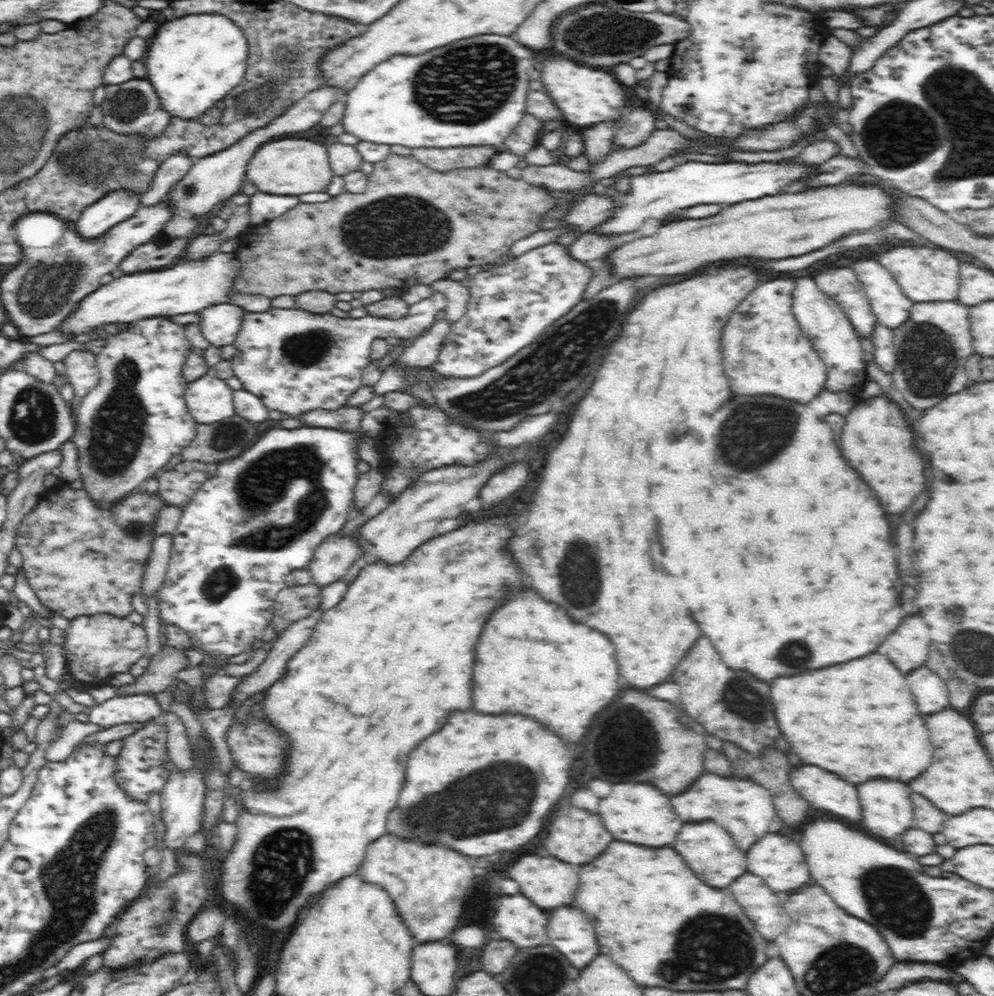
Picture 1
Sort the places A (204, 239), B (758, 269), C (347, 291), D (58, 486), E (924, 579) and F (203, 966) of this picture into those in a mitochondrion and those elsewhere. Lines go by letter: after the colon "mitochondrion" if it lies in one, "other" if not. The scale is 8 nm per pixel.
A: other
B: other
C: other
D: other
E: other
F: other

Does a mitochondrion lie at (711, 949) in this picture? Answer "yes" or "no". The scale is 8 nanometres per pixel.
yes

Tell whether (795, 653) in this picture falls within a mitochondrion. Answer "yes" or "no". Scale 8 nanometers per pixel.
yes

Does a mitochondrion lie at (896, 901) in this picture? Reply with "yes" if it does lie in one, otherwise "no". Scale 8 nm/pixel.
yes

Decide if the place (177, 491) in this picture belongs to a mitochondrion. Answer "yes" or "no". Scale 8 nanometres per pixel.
no

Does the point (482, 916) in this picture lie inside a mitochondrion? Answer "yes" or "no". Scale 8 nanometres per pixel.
no

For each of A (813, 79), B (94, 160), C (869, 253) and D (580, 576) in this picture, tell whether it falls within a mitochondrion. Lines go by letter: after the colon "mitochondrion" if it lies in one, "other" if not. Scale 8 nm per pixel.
A: other
B: mitochondrion
C: other
D: mitochondrion

